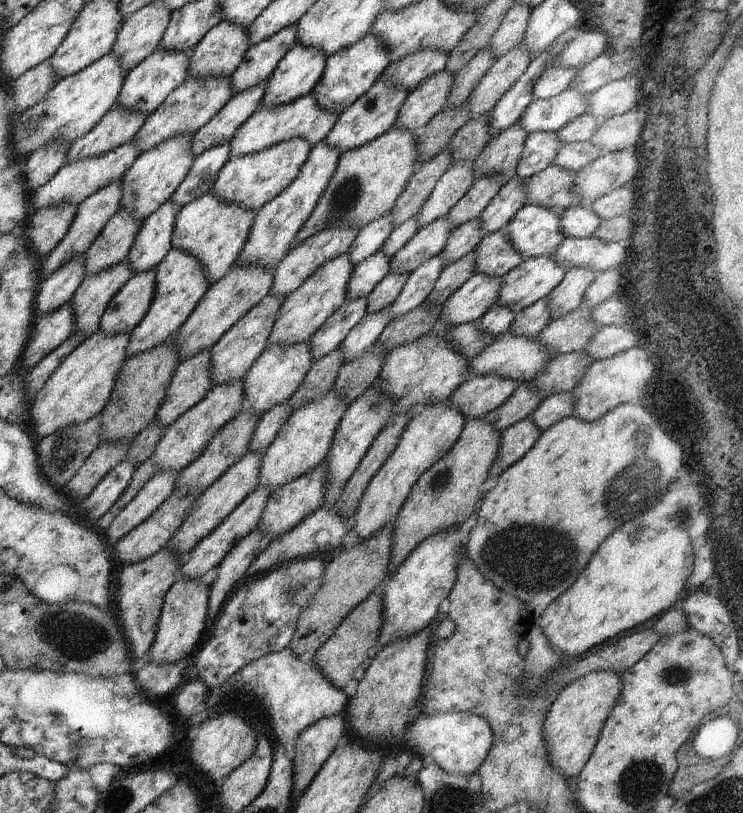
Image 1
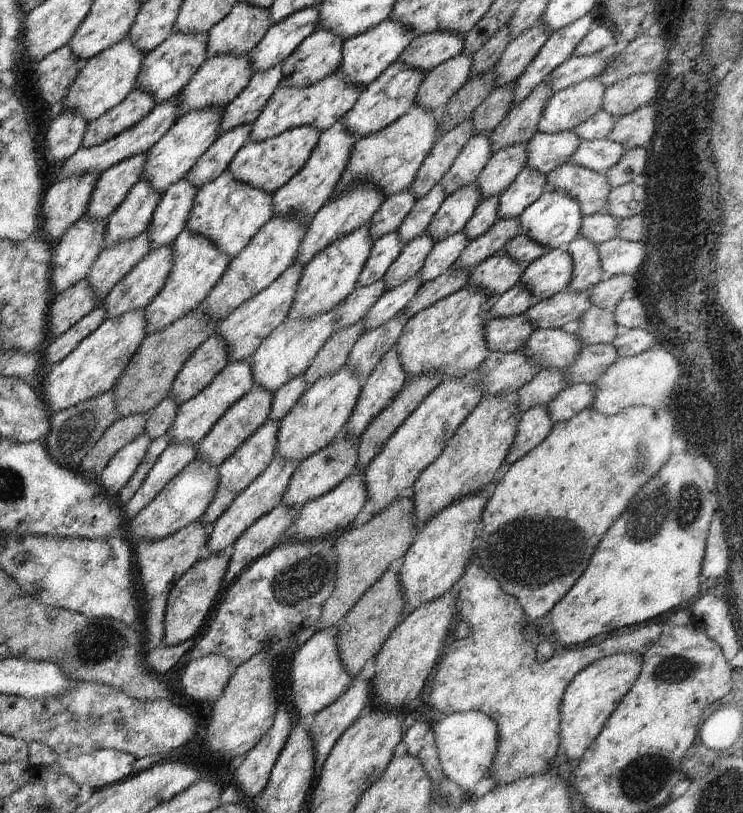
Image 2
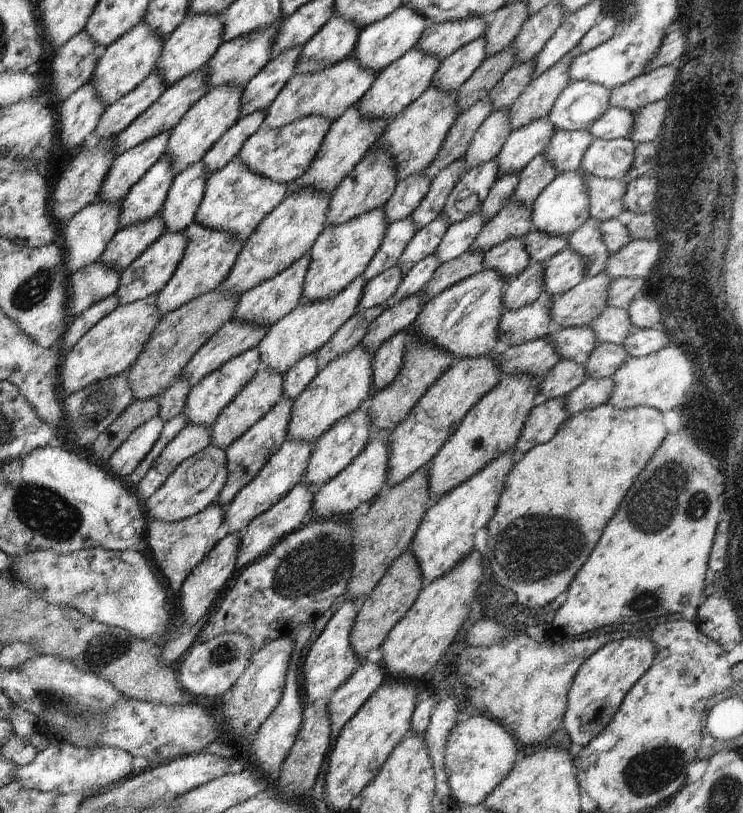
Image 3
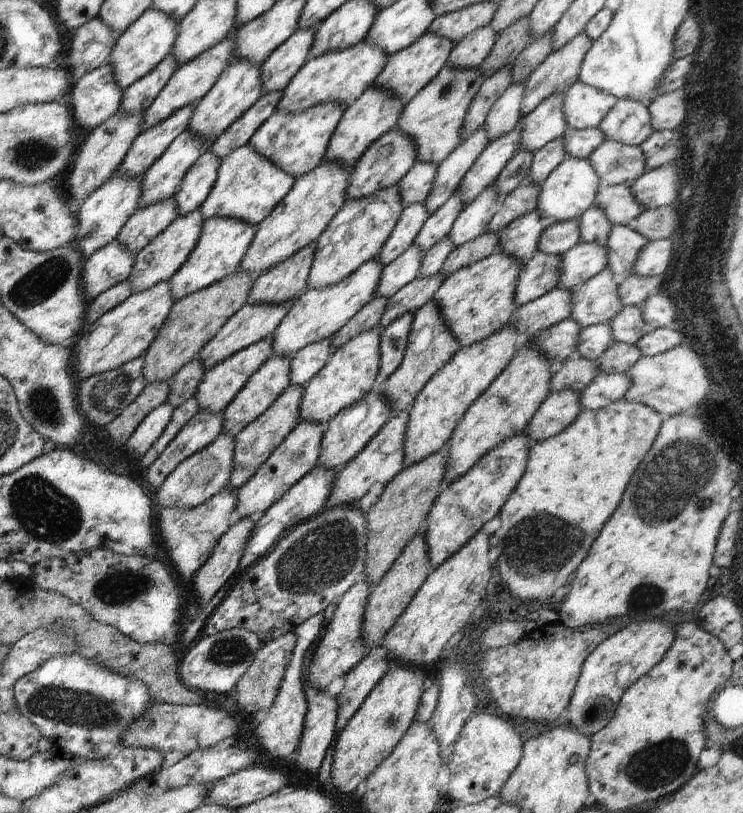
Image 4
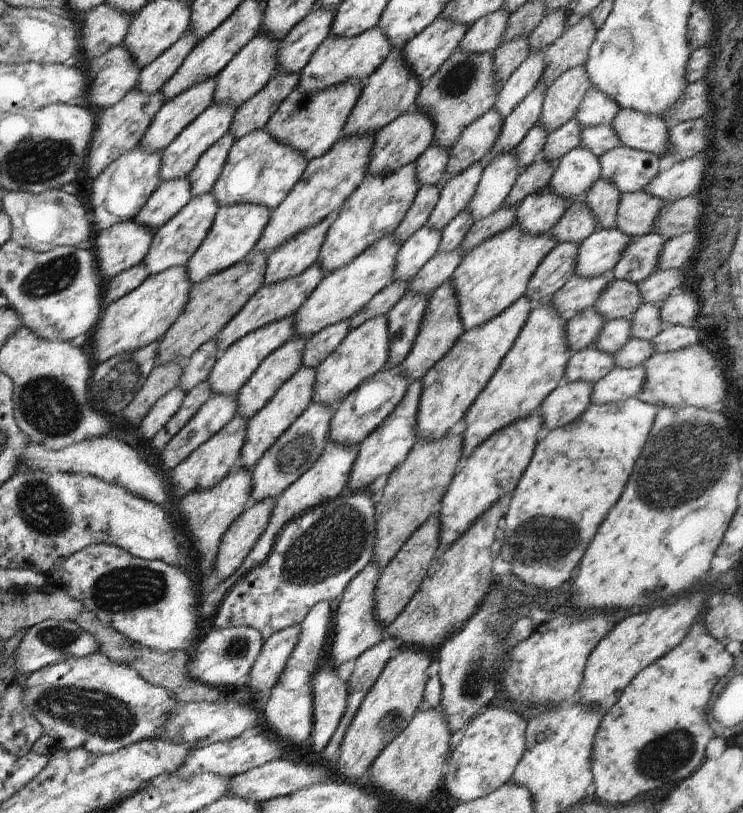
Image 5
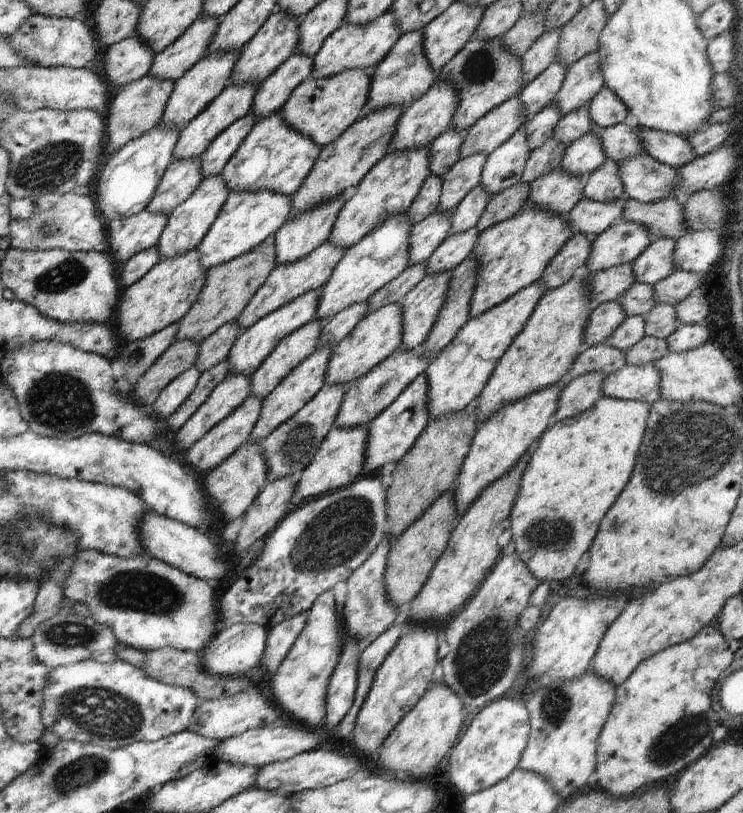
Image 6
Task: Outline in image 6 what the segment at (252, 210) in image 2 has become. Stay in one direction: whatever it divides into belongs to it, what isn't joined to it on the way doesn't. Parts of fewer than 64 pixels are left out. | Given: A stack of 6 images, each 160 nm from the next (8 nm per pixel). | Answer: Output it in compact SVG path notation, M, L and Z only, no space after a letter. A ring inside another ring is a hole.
M278 113L268 115L260 119L249 130L246 138L240 143L238 150L232 155L232 158L226 163L220 176L226 185L226 188L232 192L258 192L270 191L287 197L291 197L304 182L308 173L312 170L322 147L312 142L306 135L293 131L282 119Z

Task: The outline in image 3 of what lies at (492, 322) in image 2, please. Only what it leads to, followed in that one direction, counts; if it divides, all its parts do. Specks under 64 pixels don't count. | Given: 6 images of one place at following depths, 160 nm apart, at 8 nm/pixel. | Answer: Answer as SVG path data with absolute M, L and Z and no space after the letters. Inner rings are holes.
M549 302L544 306L526 305L515 311L503 312L498 323L497 337L511 347L544 339L552 328Z

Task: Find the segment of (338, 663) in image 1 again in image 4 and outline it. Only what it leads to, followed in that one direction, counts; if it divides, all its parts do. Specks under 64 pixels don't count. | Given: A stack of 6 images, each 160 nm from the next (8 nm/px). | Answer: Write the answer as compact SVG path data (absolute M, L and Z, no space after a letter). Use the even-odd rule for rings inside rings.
M417 534L404 547L400 556L391 564L390 570L380 579L380 582L370 586L361 630L362 640L365 641L366 648L378 646L378 642L394 626L396 619L408 608L416 592L420 590L426 578L433 571L427 550L425 534Z

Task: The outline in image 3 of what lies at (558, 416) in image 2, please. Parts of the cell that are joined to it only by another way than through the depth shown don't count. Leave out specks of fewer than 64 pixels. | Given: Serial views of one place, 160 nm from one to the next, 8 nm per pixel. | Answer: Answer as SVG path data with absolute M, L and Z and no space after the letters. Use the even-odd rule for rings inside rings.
M587 377L565 398L565 407L570 415L593 409L600 405L606 405L613 391L613 382L610 377L595 379Z

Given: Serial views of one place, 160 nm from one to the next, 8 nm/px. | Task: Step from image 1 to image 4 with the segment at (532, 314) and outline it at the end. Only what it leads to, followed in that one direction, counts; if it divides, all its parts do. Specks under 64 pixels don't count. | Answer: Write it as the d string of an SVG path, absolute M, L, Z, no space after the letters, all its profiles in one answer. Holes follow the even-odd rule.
M606 267L589 278L571 294L570 318L581 327L608 323L623 307L618 294L618 285L613 272Z

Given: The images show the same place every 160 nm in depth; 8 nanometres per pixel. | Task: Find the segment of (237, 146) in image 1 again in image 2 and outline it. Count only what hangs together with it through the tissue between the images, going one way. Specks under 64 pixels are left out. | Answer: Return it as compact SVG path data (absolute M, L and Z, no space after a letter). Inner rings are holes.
M340 72L332 73L324 80L302 88L278 86L253 122L248 140L260 142L302 125L316 127L320 132L328 130L352 110L362 90L362 87L347 83Z

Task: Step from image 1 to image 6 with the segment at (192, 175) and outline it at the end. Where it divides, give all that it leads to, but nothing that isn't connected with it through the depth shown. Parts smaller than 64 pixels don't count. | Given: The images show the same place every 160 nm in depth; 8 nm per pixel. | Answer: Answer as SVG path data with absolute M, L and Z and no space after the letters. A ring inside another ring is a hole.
M296 51L260 84L249 110L254 123L281 110L294 88L311 78L312 63L313 57Z

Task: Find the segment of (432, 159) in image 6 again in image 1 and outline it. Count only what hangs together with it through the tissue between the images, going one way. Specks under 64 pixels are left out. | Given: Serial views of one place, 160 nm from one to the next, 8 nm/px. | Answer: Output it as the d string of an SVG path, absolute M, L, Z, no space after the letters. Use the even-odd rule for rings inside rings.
M390 213L384 214L382 218L378 218L378 220L360 228L359 234L346 252L352 266L360 264L368 256L373 256L376 252L379 252L394 230L394 218Z

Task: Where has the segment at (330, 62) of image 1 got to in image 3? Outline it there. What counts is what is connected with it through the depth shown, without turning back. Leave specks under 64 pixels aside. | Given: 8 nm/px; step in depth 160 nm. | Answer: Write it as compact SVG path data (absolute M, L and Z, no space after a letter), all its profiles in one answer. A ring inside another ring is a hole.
M400 5L386 18L373 22L360 30L357 44L355 49L352 50L351 56L359 62L361 67L373 70L378 74L384 67L391 65L392 62L404 56L410 49L414 49L424 30L432 24L434 24L432 20L418 14L407 6Z

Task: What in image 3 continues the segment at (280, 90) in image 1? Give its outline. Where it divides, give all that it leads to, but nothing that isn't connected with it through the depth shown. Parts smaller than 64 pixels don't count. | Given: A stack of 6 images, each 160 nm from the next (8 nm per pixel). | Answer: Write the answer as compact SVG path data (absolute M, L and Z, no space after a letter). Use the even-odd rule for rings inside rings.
M333 16L302 47L294 75L312 74L350 57L359 32L353 22Z

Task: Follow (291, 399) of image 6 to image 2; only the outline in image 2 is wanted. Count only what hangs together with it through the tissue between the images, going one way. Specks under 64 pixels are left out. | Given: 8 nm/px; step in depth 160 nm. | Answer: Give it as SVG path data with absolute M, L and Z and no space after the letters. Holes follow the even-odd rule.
M266 421L251 437L244 441L244 444L230 458L227 458L218 467L219 485L216 494L206 512L199 518L203 525L212 525L213 522L216 522L228 510L232 501L268 468L275 457L278 427L278 421Z

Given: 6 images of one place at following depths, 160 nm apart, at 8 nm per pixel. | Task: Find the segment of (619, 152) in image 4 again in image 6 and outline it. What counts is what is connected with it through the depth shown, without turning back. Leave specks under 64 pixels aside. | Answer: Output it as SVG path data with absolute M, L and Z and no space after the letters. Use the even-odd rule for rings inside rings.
M648 153L637 154L617 165L625 197L640 199L645 203L668 196L677 179L675 168L659 163Z

